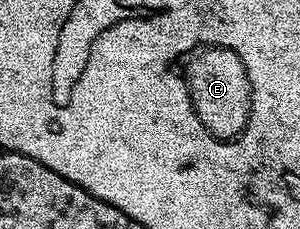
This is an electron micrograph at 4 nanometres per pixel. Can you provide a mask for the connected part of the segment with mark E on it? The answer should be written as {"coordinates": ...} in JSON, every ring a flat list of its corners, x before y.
{"coordinates":[[212,46,198,53,201,54,190,58,192,61,187,67,187,73,185,72,185,82,190,91,194,111,208,133,213,134,219,140,234,140,243,132,247,125,248,116,251,114,251,84,247,68,244,61,232,49]]}

